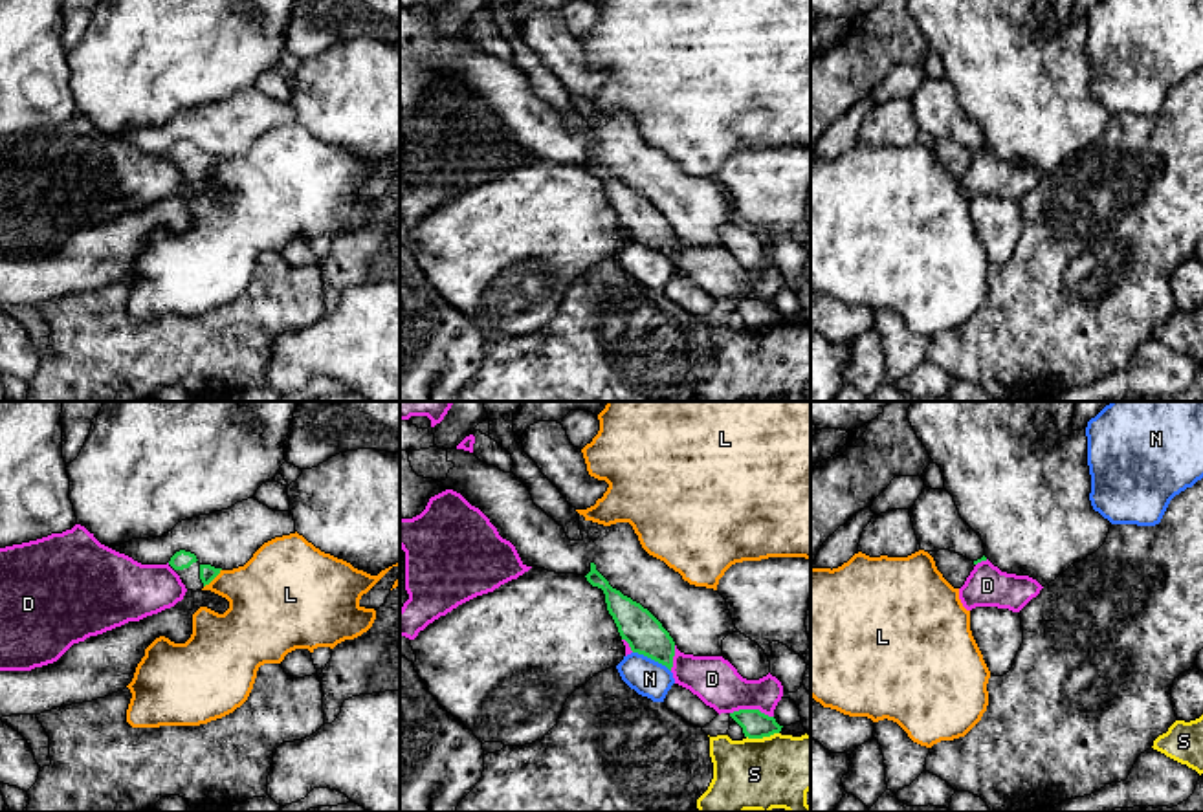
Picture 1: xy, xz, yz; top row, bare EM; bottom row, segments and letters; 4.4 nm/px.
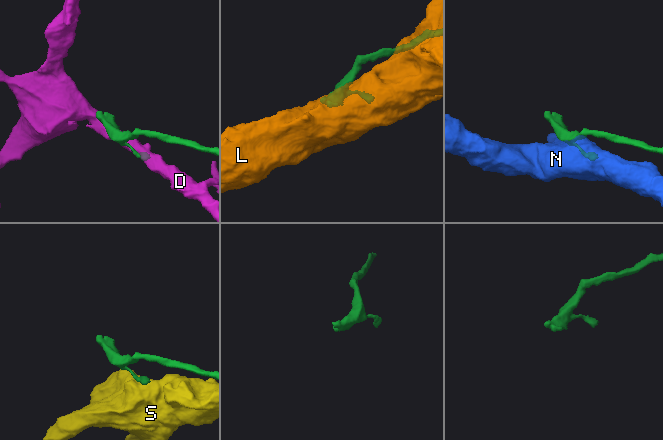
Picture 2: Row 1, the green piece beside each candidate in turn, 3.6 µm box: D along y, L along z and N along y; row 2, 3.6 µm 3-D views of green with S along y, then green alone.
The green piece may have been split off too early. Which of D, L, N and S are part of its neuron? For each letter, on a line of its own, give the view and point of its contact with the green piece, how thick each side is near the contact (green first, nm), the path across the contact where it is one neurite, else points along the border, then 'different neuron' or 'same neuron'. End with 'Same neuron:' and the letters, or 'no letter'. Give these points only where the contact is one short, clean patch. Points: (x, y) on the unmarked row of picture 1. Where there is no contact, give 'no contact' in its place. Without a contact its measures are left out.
D: meets green in xz at (752, 299); 120 nm thick on the green side, 200 nm on the other; different neuron
L: meets green in xy at (213, 167); 70 nm thick on the green side, 340 nm on the other; border along xy (220, 158), (204, 176); different neuron
N: meets green in xz at (651, 248); 170 nm thick on the green side, 160 nm on the other; different neuron
S: meets green in xz at (761, 327); 120 nm thick on the green side, 320 nm on the other; border along xz (778, 321), (767, 327), (747, 327); different neuron
Same neuron: no letter

